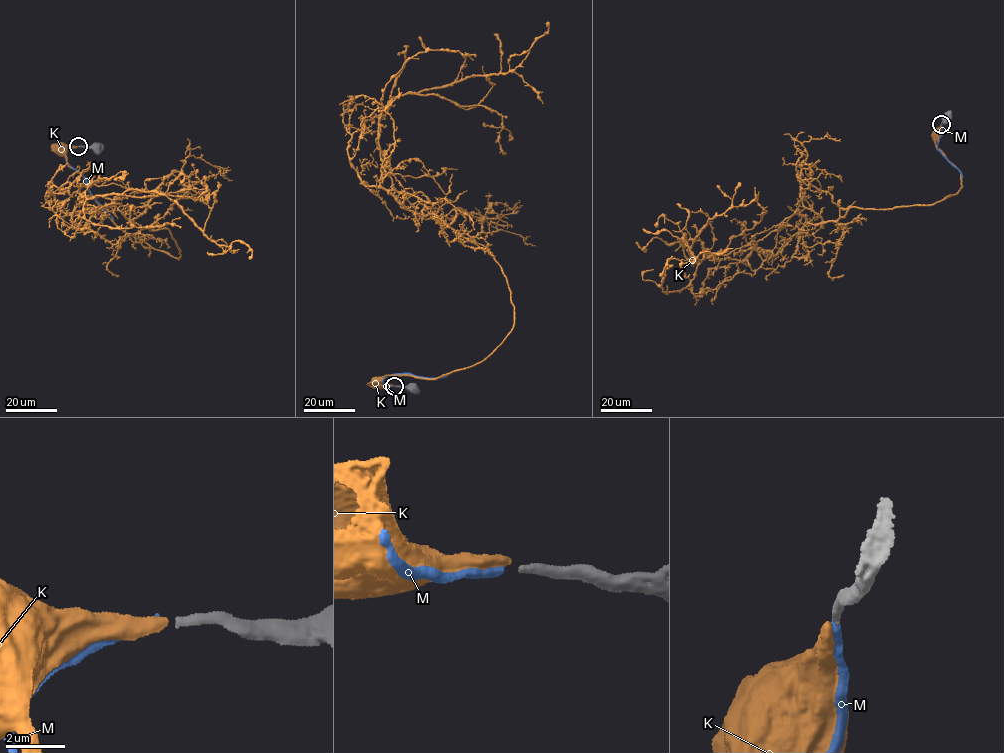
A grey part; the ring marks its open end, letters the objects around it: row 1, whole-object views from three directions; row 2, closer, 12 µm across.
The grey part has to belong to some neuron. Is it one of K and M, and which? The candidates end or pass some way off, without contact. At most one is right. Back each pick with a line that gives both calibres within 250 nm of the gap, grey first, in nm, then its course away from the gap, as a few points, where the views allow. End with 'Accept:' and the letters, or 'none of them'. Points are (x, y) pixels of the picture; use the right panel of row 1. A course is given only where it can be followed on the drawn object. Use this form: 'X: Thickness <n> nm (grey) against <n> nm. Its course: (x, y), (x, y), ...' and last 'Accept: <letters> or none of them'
M: Thickness 320 nm (grey) against 280 nm. Its course: (941, 124), (937, 149), (962, 177)
Accept: M

